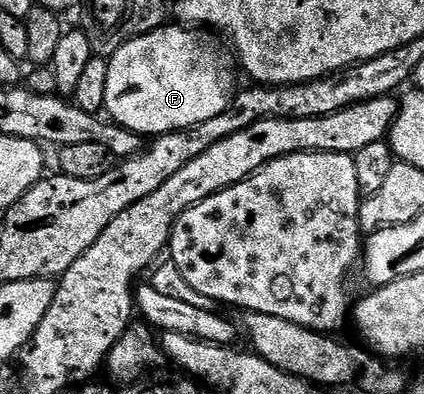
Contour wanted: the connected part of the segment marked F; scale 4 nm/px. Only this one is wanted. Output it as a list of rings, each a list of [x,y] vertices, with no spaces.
[[[179,23],[165,24],[153,33],[127,41],[118,47],[115,57],[108,58],[104,109],[116,124],[141,135],[173,133],[175,129],[185,129],[194,123],[206,123],[206,119],[222,115],[234,96],[237,85],[232,65],[234,69],[233,50],[215,32]]]

